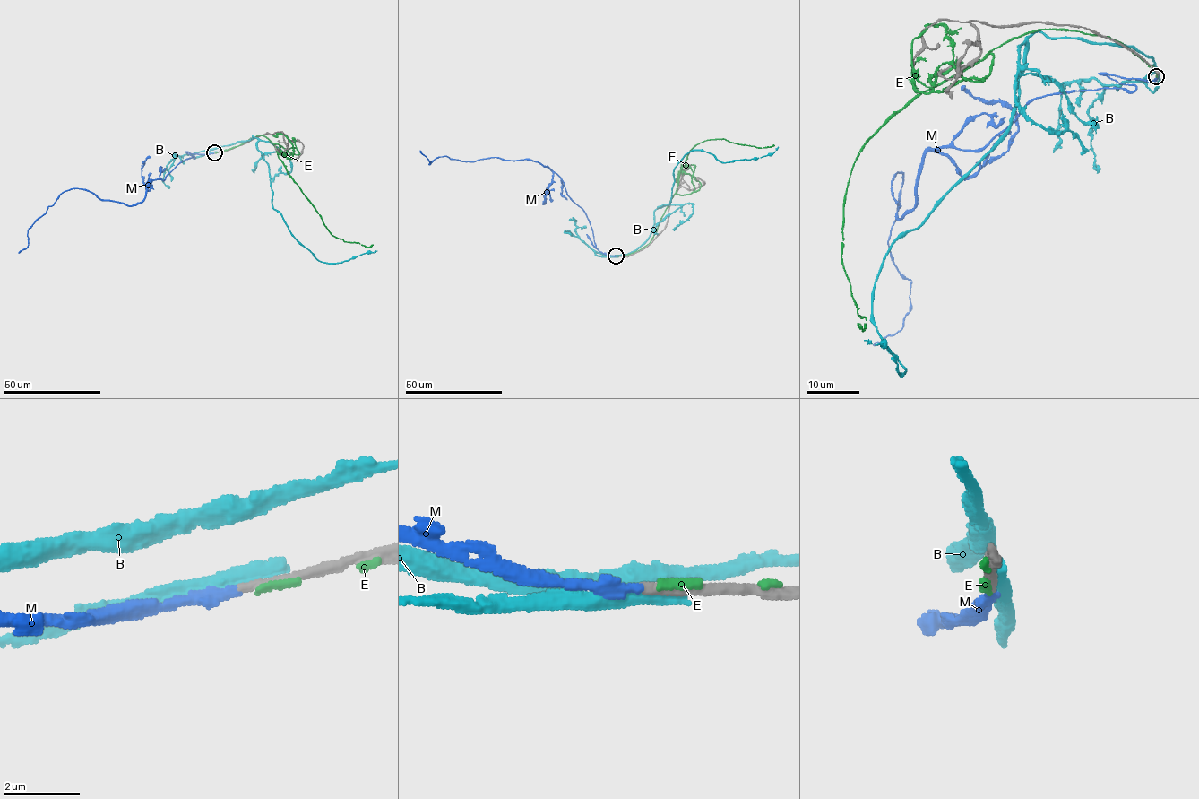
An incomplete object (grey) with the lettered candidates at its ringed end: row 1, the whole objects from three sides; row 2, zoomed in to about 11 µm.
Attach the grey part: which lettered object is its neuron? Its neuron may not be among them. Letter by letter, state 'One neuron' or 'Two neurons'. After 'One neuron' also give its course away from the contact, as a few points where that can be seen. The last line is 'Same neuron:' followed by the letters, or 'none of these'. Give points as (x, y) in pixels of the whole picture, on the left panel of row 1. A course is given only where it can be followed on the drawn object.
B: Two neurons
E: Two neurons
M: One neuron. Its course: (214, 152), (187, 152), (194, 158), (151, 179), (136, 204), (63, 192), (19, 253)
Same neuron: M

